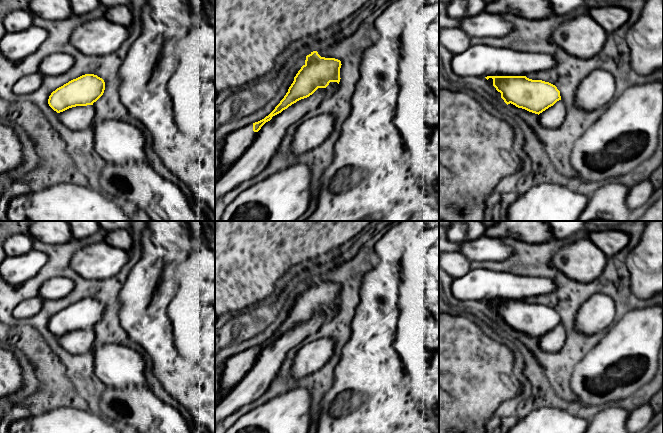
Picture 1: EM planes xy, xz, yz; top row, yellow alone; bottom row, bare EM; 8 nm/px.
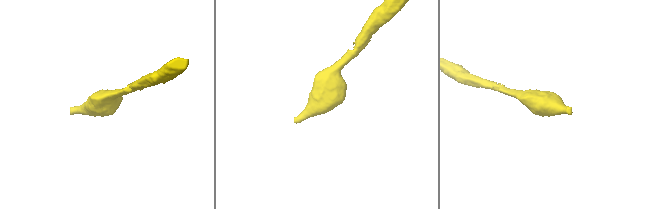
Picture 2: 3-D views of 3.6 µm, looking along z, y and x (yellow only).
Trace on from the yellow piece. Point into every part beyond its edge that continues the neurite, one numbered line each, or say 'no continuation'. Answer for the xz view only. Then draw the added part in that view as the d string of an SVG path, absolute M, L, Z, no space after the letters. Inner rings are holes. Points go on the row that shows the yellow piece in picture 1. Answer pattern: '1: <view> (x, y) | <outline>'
1: xz (236, 143) | M249 124L226 137L215 176L221 176L246 151L253 143L256 134L257 132L253 131L253 124Z

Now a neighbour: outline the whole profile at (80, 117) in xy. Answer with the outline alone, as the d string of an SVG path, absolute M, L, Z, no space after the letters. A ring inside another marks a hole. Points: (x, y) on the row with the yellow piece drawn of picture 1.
M93 105L76 106L58 113L58 118L71 130L83 130L92 128L100 122Z

